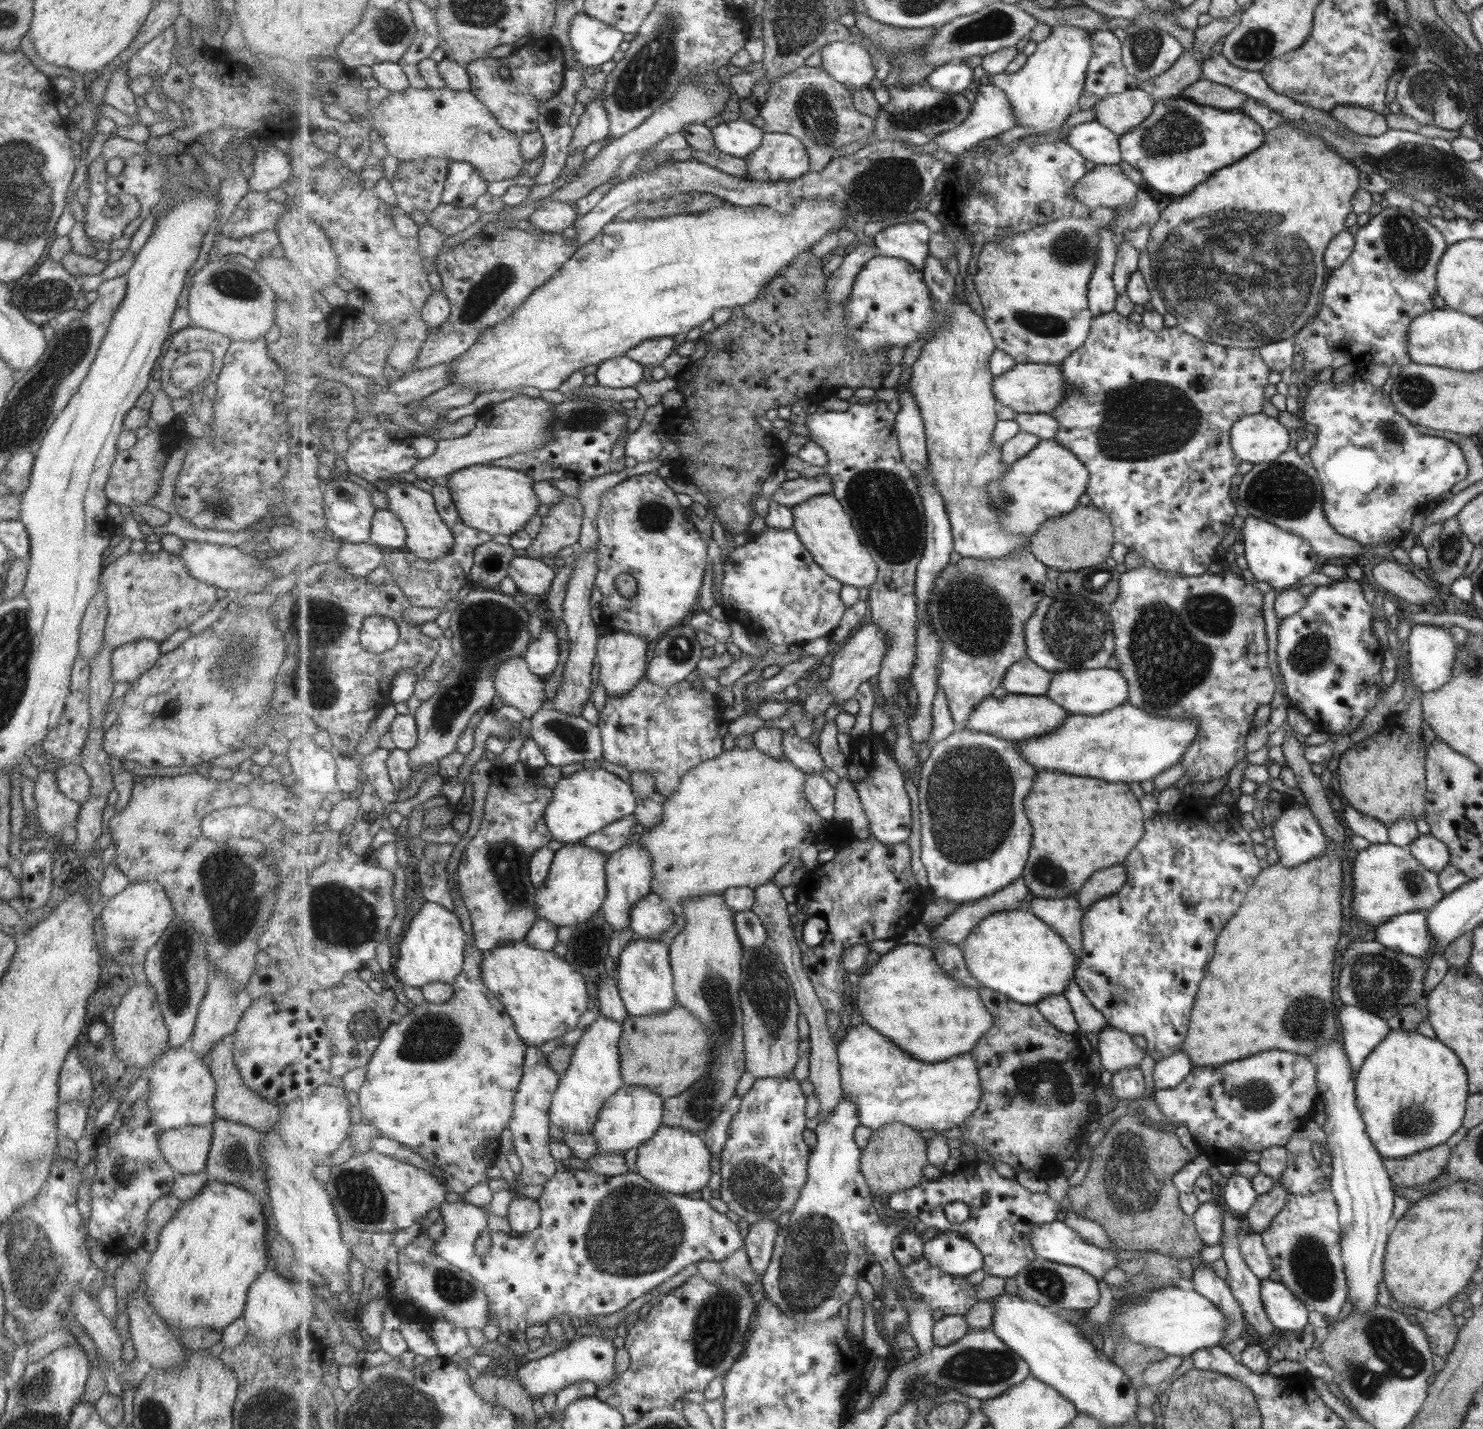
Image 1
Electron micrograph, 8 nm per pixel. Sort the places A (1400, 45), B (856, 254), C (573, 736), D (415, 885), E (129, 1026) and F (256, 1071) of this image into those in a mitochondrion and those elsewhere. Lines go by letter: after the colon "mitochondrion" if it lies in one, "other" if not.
A: other
B: other
C: mitochondrion
D: other
E: other
F: other

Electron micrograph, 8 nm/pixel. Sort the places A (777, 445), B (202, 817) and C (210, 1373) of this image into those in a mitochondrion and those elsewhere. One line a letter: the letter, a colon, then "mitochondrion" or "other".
A: other
B: other
C: other

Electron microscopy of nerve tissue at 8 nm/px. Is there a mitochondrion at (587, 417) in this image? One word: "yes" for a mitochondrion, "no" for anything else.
yes

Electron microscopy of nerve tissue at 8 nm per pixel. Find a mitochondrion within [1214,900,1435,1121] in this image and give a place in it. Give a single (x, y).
(1380, 982)

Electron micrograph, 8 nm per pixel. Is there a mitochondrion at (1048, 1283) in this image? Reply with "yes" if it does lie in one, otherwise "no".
yes

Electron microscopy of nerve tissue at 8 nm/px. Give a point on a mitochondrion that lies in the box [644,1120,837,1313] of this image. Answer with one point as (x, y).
(752, 1181)

